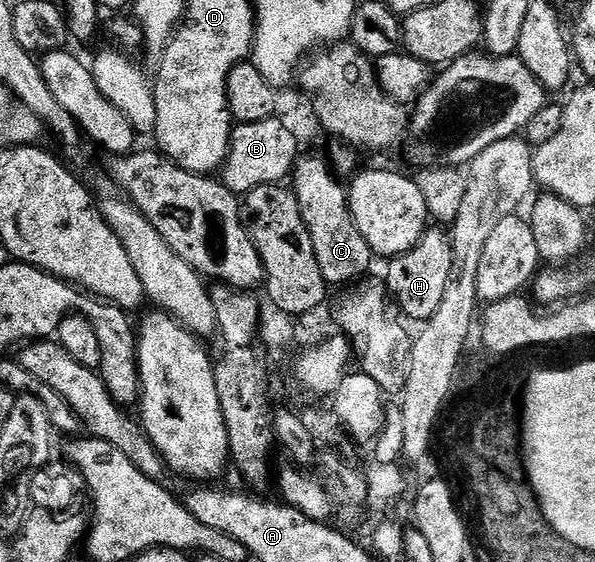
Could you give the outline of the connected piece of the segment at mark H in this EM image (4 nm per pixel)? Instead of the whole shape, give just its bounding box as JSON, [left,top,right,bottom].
[385,226,453,321]

